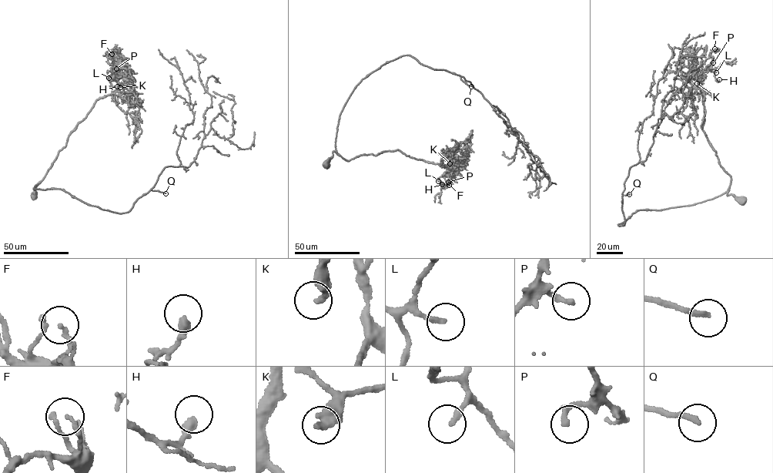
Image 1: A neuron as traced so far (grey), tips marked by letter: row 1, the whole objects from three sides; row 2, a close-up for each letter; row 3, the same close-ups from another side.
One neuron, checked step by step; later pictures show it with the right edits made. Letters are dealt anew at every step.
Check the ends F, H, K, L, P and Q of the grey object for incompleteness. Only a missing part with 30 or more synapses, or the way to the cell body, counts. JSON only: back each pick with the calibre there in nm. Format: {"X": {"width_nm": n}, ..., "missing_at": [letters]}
{"H": {"width_nm": 320}, "L": {"width_nm": 190}, "Q": {"width_nm": 220}, "missing_at": ["H", "L", "Q"]}

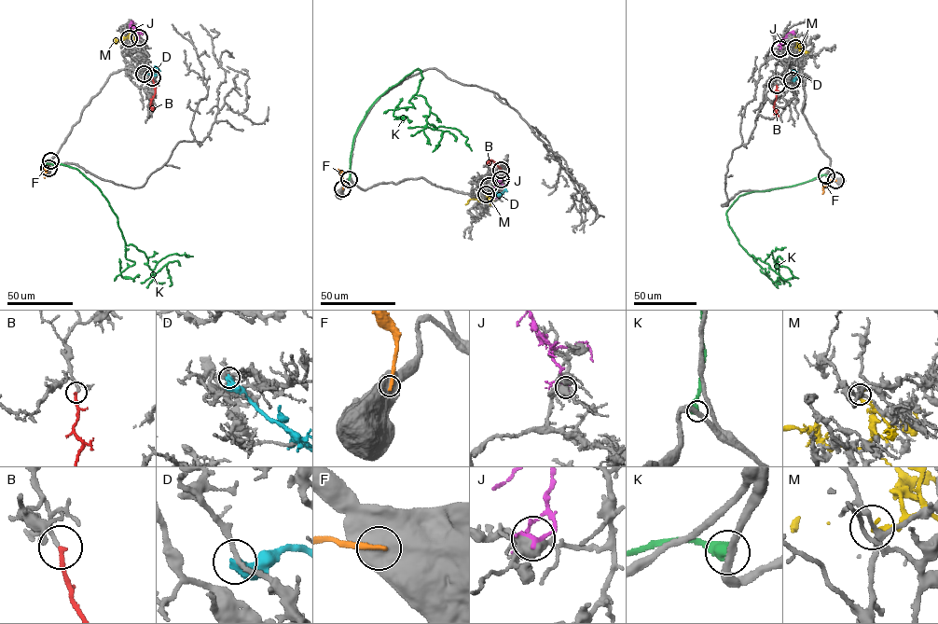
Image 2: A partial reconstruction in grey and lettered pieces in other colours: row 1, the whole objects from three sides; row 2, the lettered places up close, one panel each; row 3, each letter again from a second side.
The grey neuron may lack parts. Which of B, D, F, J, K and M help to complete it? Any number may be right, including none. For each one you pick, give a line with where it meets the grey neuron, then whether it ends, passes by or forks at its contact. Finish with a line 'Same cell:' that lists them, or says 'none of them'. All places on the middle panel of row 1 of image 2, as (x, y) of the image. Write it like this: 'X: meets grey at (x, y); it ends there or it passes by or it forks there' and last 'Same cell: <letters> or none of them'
B: meets grey at (501, 170); it ends there
Same cell: B

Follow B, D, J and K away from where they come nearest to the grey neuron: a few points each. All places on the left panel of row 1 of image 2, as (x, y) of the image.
B: (152, 77), (155, 93), (150, 104), (152, 110)
D: (144, 74), (153, 75), (156, 67), (160, 71)
J: (139, 37), (130, 25), (132, 22), (130, 23)
K: (50, 160), (76, 169), (94, 184), (117, 216), (126, 244), (144, 253), (151, 270), (169, 255), (193, 256)

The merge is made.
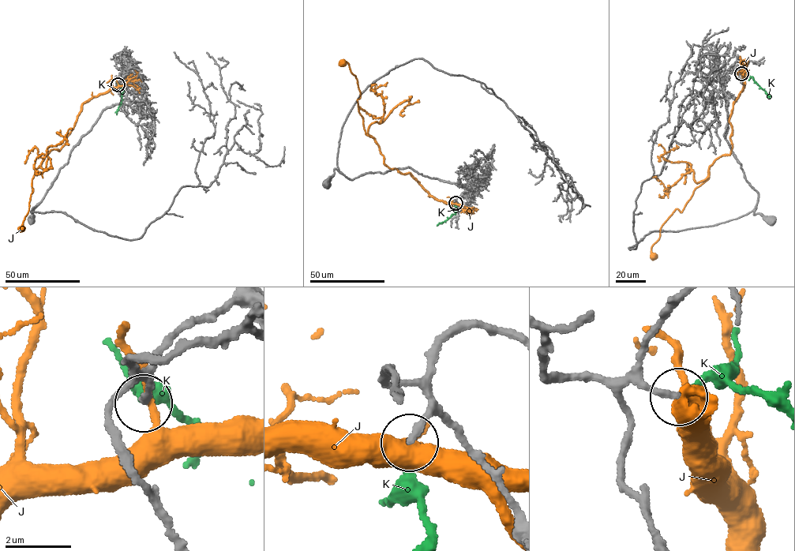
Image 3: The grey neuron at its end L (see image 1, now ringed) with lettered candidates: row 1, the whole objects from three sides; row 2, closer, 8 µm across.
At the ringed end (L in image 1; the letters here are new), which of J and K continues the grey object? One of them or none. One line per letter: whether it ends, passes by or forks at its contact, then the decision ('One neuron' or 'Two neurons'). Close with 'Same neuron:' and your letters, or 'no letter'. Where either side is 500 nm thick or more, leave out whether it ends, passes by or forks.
J: It passes by. Two neurons
K: It ends there. One neuron
Same neuron: K

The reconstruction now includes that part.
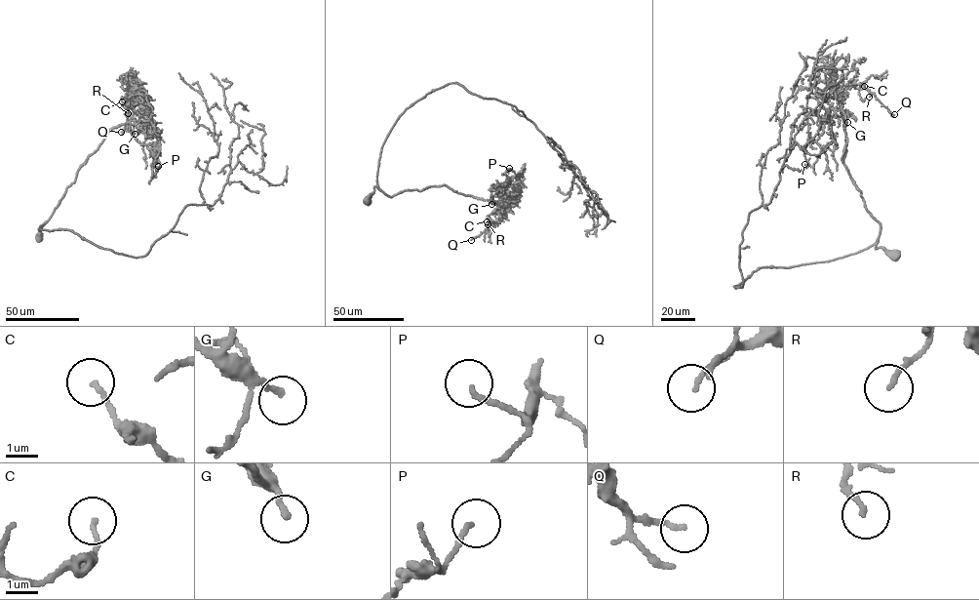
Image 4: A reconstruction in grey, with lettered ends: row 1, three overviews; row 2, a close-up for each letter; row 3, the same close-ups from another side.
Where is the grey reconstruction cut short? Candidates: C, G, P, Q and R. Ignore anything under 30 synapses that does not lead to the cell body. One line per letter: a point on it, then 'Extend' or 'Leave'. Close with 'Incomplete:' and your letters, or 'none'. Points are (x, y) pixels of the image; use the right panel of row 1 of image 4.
C: Place: (864, 86). Leave
G: Place: (847, 122). Extend
P: Place: (804, 164). Leave
Q: Place: (894, 114). Leave
R: Place: (869, 97). Leave
Incomplete: G

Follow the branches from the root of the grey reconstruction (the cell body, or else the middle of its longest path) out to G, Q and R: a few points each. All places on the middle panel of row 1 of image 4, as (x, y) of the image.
G: (367, 200), (374, 186), (392, 196), (406, 190), (421, 190), (444, 184), (465, 195), (490, 198), (491, 204)
Q: (367, 200), (374, 186), (392, 196), (444, 184), (499, 201), (488, 228), (471, 240)
R: (367, 200), (374, 186), (392, 196), (446, 185), (499, 201), (488, 224)

